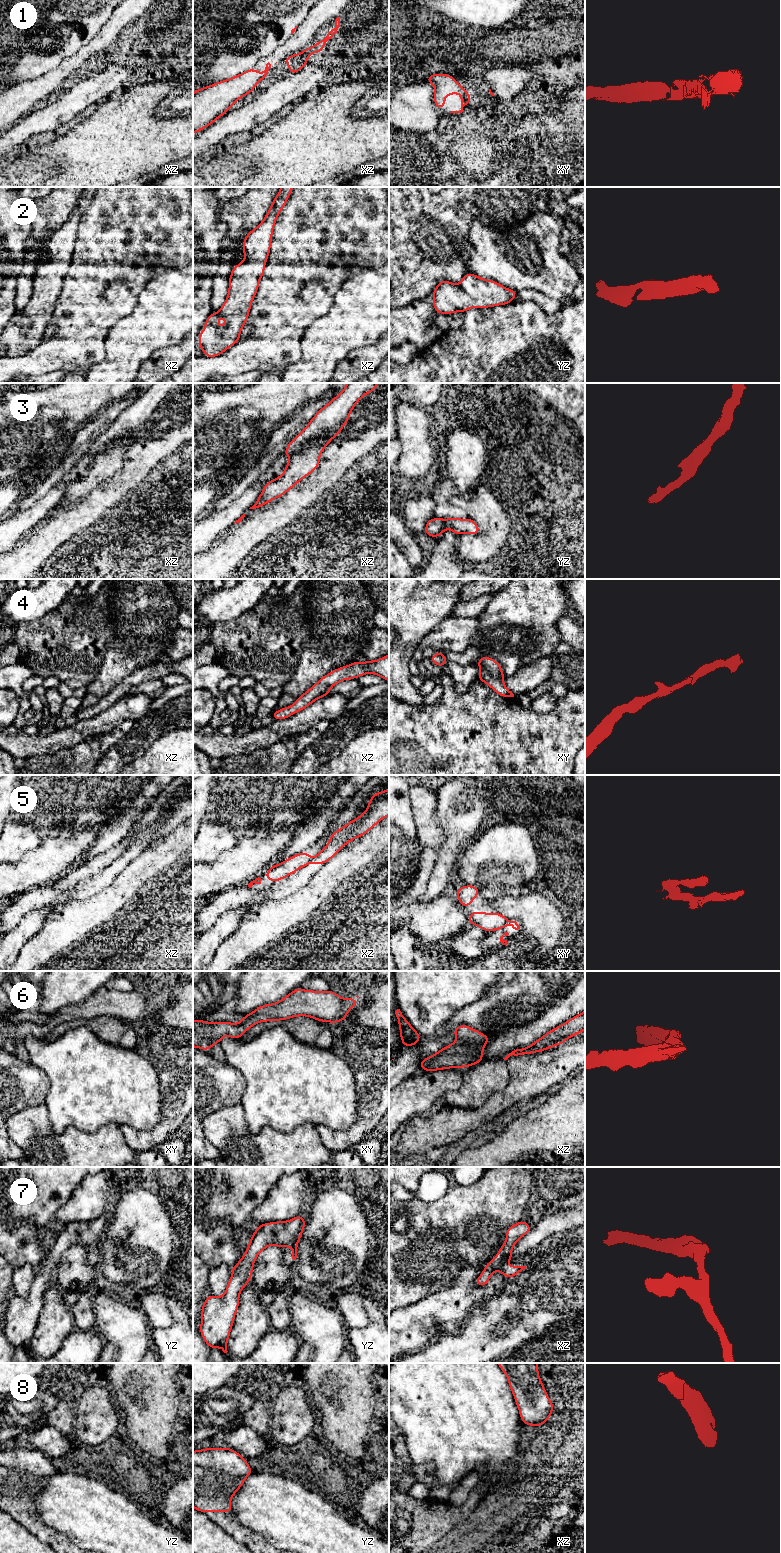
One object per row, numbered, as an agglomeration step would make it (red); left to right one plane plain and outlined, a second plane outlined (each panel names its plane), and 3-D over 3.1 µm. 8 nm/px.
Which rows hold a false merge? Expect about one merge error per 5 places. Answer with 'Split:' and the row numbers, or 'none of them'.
Split: 5

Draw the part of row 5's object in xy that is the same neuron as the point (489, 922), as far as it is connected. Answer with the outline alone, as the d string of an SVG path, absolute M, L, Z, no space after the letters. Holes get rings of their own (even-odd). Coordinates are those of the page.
M496 911L491 914L486 912L471 912L469 913L468 920L469 925L477 925L487 932L503 928L508 921L505 916Z

